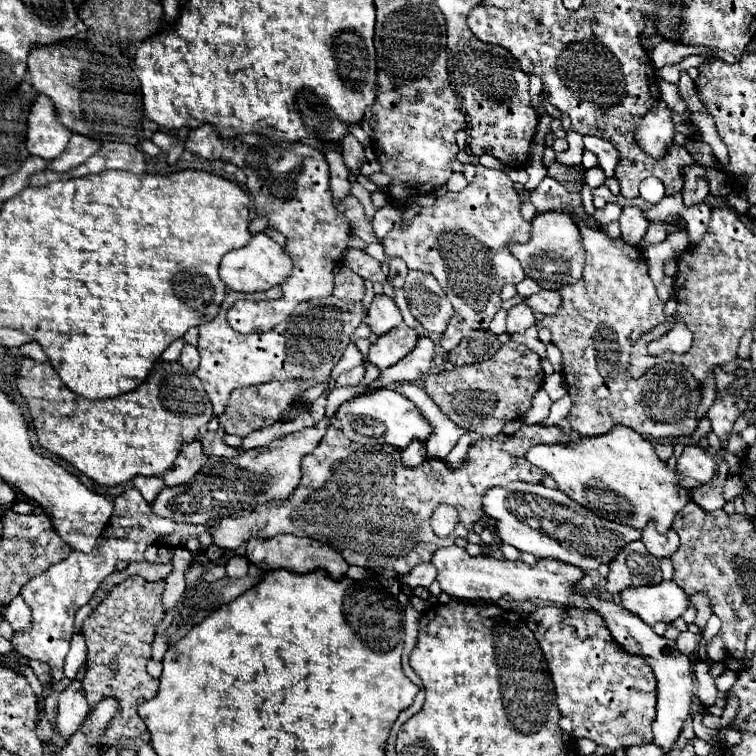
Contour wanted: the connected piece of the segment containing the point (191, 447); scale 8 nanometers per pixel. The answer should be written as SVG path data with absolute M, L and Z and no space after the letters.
M200 441L186 443L186 447L180 451L176 463L164 473L164 483L168 487L184 485L188 479L196 475L196 471L208 461L208 455L200 455Z

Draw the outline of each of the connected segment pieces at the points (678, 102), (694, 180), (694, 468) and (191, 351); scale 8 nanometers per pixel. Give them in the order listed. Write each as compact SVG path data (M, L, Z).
M660 81L660 99L676 113L688 113L686 109L686 103L680 99L678 95L678 89L674 83L666 83L666 81Z
M692 163L692 165L682 167L680 171L682 171L682 177L684 177L684 187L680 191L684 205L690 207L690 205L704 201L706 195L708 195L708 181L704 177L706 167L700 165L700 163Z
M688 445L688 447L684 447L682 455L678 457L676 471L680 475L694 477L694 479L706 483L716 473L716 459L708 449L698 447L698 445Z
M184 345L184 349L182 349L182 353L180 353L180 357L178 357L178 363L186 369L186 371L190 371L190 373L194 373L196 369L198 369L198 351L196 351L196 347L192 347L192 345Z

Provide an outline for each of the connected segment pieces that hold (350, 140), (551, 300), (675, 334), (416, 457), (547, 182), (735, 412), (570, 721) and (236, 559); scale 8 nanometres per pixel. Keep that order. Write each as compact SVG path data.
M346 135L342 143L342 157L344 157L344 165L348 167L348 171L354 175L360 175L360 165L366 161L366 157L364 157L362 145L356 141L354 135Z
M540 291L538 295L532 295L526 299L528 307L532 311L540 311L544 315L556 315L560 303L562 303L562 297L560 297L560 291Z
M676 323L664 337L658 341L652 341L648 345L650 355L662 355L662 353L686 353L692 347L692 333L686 329L684 323Z
M410 443L404 451L402 451L402 463L404 467L418 467L420 463L424 463L426 459L426 451L422 443Z
M544 177L540 181L540 185L530 191L530 201L534 203L536 211L558 211L558 209L566 209L572 211L576 207L582 207L580 201L580 193L578 191L568 191L562 183L558 183L552 177Z
M724 389L722 393L716 393L714 405L708 409L706 417L712 423L712 433L716 433L720 439L722 437L730 437L732 425L738 419L740 409L736 407L736 397L728 393L728 389Z
M548 605L534 609L524 621L536 635L546 657L562 715L560 729L564 733L576 739L592 739L596 745L606 745L612 751L652 741L656 677L644 659L628 655L614 643L600 615L576 607Z
M234 555L226 563L228 577L244 577L248 573L248 559L244 555Z

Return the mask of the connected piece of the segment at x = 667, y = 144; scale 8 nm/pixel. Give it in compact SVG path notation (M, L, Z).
M658 103L634 129L636 143L652 159L662 159L672 147L674 123L670 119L670 109L664 103Z

